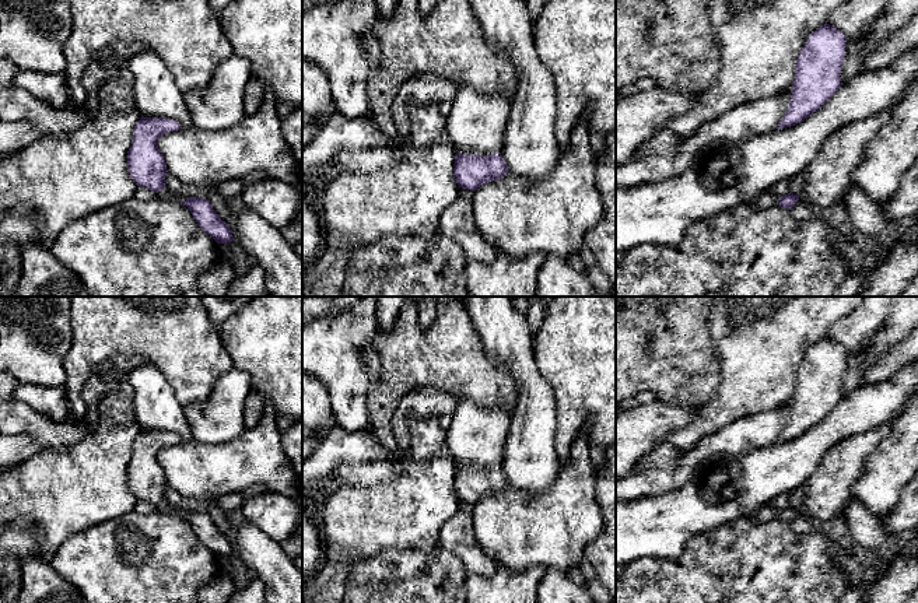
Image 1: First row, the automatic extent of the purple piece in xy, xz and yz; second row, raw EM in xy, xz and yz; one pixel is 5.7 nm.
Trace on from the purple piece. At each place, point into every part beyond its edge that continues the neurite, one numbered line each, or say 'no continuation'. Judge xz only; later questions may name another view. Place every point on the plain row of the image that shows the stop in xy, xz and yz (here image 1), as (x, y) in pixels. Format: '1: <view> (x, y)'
no continuation

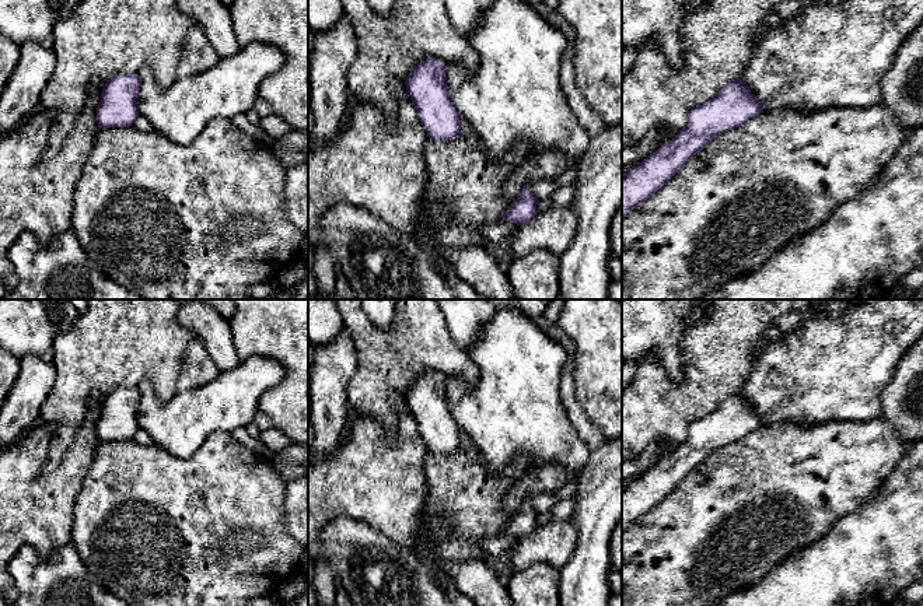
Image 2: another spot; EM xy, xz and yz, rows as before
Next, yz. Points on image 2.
no continuation

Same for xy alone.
no continuation

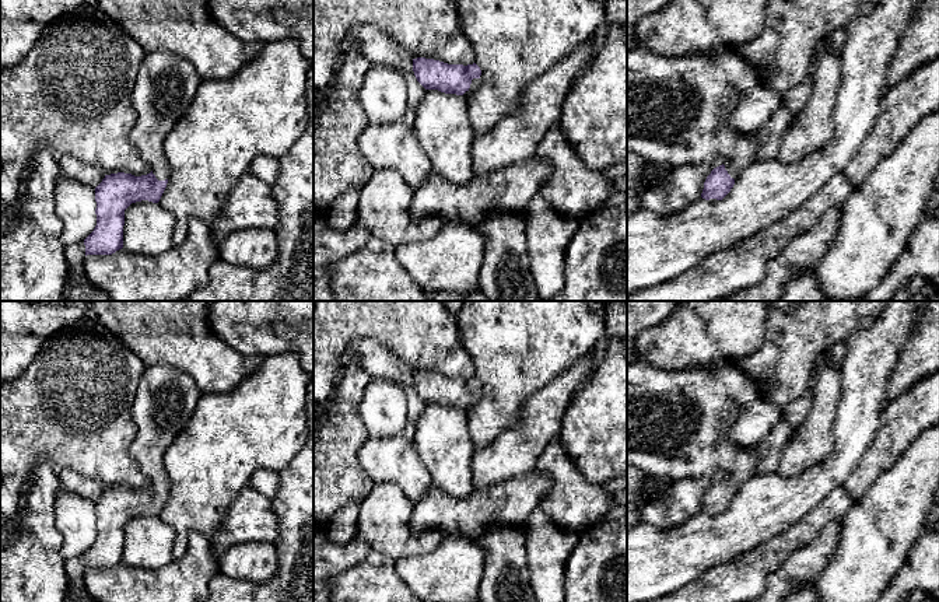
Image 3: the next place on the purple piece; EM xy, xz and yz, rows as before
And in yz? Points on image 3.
1: yz (678, 422)

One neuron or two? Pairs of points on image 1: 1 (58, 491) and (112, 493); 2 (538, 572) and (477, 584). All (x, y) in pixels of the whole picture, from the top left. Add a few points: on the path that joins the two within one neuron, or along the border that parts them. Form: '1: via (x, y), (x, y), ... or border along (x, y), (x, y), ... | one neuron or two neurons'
1: via (72, 491), (98, 491) | one neuron
2: via (522, 585), (493, 585) | one neuron

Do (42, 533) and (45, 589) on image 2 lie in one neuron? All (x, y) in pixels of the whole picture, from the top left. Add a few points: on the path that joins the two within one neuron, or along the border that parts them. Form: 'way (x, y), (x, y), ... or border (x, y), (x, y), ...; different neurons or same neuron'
border (70, 540), (42, 557), (24, 545), (14, 557); different neurons

